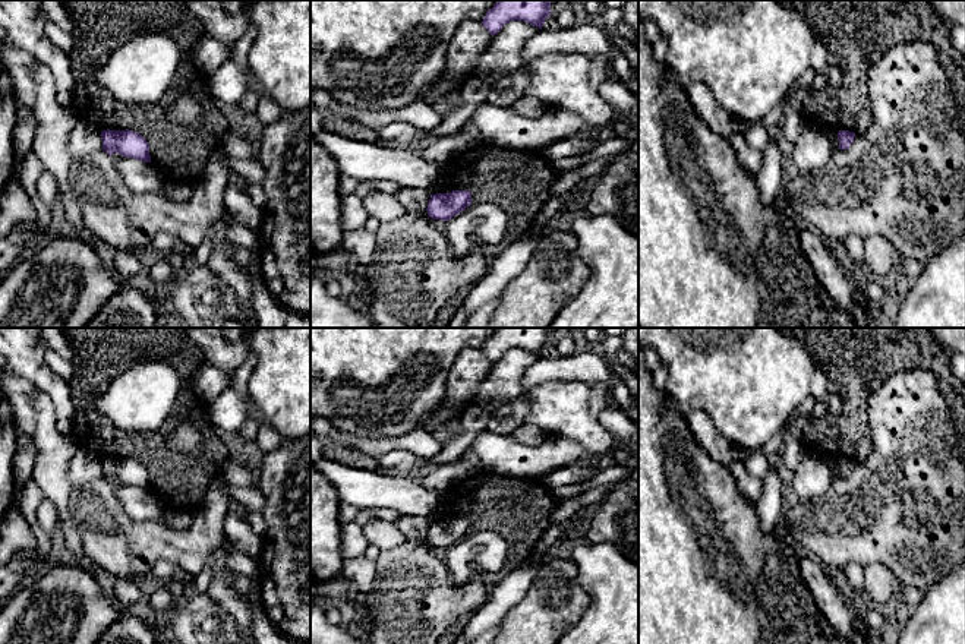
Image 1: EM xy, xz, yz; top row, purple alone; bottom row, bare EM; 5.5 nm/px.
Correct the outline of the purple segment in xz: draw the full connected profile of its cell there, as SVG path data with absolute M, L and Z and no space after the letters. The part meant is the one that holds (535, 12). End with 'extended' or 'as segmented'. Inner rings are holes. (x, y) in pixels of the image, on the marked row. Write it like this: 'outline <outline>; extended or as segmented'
outline M498 0L482 23L492 37L511 20L523 20L542 29L551 15L551 3L551 0Z; as segmented

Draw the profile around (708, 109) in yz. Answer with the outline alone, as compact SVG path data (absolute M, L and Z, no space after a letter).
M701 83L687 85L687 94L697 116L712 132L729 138L738 133L737 120L716 101L713 94Z

